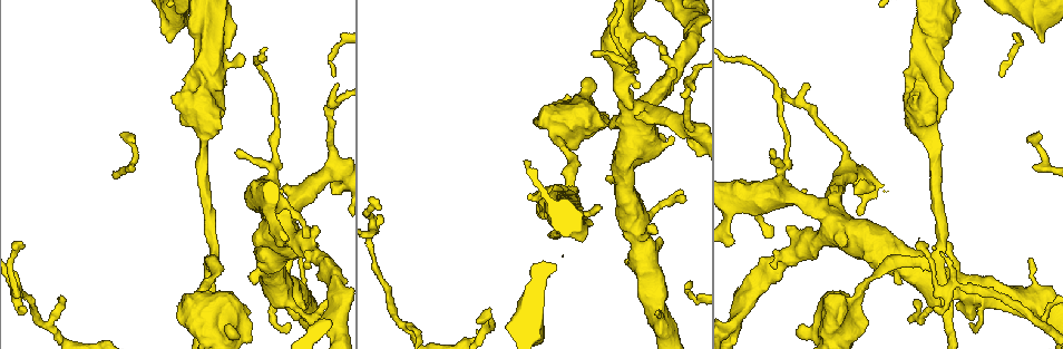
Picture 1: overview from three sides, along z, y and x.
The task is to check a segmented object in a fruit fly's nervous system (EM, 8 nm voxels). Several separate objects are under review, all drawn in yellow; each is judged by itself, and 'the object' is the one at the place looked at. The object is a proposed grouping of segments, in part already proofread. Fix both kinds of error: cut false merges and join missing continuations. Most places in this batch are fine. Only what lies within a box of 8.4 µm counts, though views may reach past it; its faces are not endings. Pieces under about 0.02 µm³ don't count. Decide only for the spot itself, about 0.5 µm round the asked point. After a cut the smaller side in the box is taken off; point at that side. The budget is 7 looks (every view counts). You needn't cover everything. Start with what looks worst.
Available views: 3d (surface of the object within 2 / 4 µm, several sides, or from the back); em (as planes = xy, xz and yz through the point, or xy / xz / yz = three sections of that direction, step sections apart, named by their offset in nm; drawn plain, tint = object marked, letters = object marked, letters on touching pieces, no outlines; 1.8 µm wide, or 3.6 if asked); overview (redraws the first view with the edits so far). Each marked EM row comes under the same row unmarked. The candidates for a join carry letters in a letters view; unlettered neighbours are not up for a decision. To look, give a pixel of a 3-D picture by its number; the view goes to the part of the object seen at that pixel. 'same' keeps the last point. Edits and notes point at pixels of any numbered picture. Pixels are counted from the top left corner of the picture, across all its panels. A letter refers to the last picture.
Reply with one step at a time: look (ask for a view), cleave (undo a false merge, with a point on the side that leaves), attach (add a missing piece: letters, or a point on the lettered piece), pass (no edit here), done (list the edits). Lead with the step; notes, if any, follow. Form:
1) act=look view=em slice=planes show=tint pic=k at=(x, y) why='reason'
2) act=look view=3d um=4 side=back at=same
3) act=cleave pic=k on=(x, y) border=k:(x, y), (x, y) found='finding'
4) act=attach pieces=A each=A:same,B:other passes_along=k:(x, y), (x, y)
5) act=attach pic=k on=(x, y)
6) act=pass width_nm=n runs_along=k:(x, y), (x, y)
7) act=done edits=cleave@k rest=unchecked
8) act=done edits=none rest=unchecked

act=look view=em slice=planes show=letters pic=1 at=(168, 40) why='thick end'

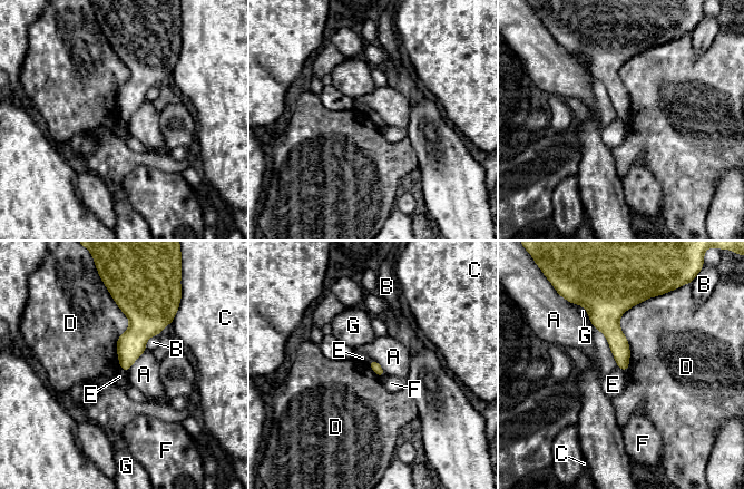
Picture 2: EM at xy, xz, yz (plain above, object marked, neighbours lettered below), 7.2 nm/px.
act=pass each=A:other,B:other,C:other,D:other,E:other,F:other,G:other border=2:(617, 367), (625, 372) found='no lettered piece goes on from it'

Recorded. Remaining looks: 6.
act=look view=3d um=2 pic=1 at=(844, 172) why='branch point'

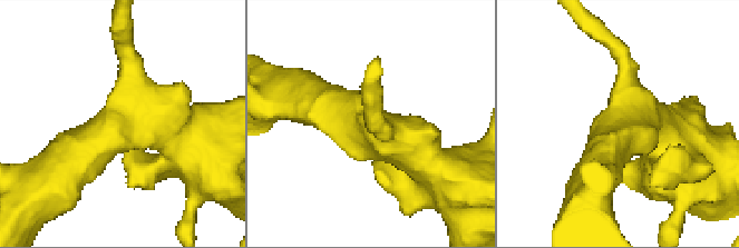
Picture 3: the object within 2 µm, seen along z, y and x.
act=look view=em slice=xy step=16 show=tint pic=3 at=(628, 120) arms=3 why='now the EM'

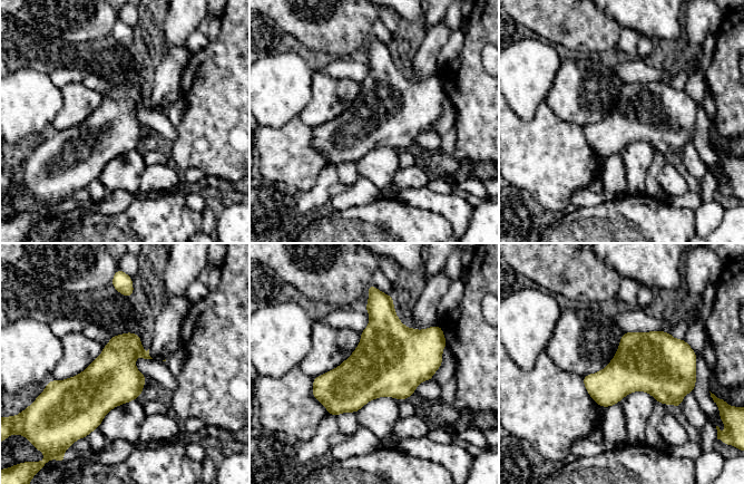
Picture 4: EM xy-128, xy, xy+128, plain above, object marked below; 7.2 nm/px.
act=look view=em slice=planes show=letters at=same why='another direction'

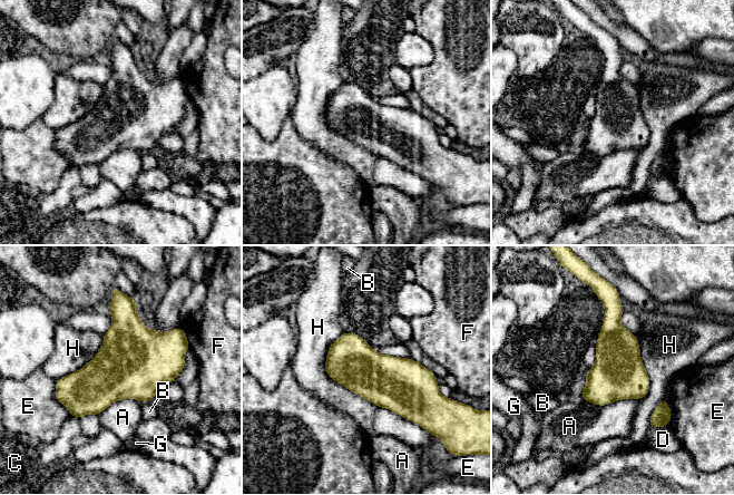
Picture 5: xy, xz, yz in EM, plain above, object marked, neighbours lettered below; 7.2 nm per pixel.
act=pass each=A:other,B:other,C:other,D:other,E:other,F:other,G:other,H:other border=5:(344, 331), (324, 369), (379, 407) found='continuous, no second neuron'

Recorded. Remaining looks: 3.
act=look view=em um=3.6 slice=planes show=letters pic=1 at=(669, 138) why='branch stops here'

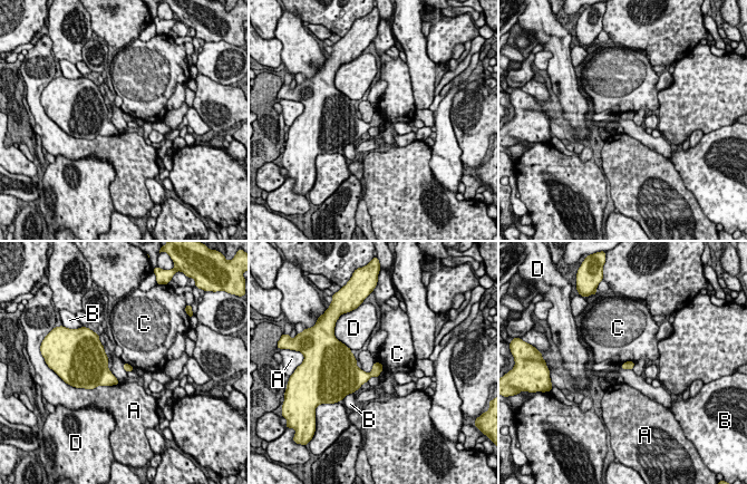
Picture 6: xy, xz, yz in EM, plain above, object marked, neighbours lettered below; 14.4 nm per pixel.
act=pass each=A:other,B:other,C:other,D:other border=6:(376, 360), (384, 369) found='no lettered piece goes on from it'

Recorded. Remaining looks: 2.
act=done edits=none rest=unchecked

